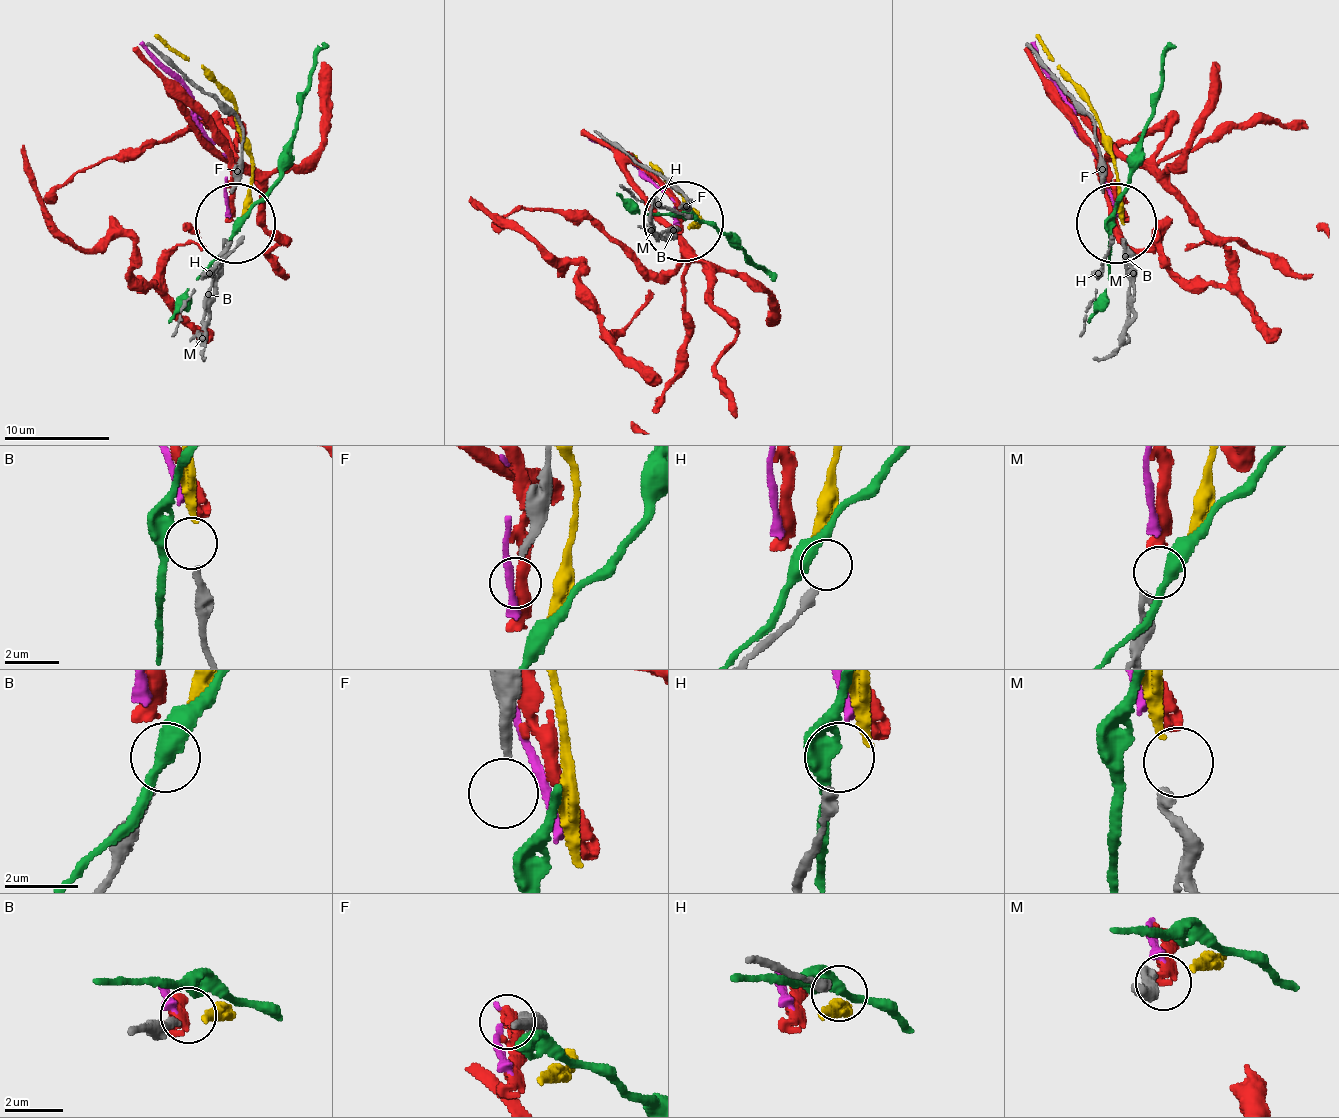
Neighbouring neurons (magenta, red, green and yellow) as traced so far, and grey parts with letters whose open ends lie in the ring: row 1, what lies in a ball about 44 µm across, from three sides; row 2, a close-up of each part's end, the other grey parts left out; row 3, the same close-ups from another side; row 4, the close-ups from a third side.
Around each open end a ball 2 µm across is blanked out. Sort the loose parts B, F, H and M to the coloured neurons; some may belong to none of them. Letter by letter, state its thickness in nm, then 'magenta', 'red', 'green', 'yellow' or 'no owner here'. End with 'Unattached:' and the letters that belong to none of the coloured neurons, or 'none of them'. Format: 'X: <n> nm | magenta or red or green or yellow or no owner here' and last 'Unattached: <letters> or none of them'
B: 280 nm | yellow
F: 280 nm | no owner here
H: 360 nm | no owner here
M: 280 nm | red
Unattached: F, H

